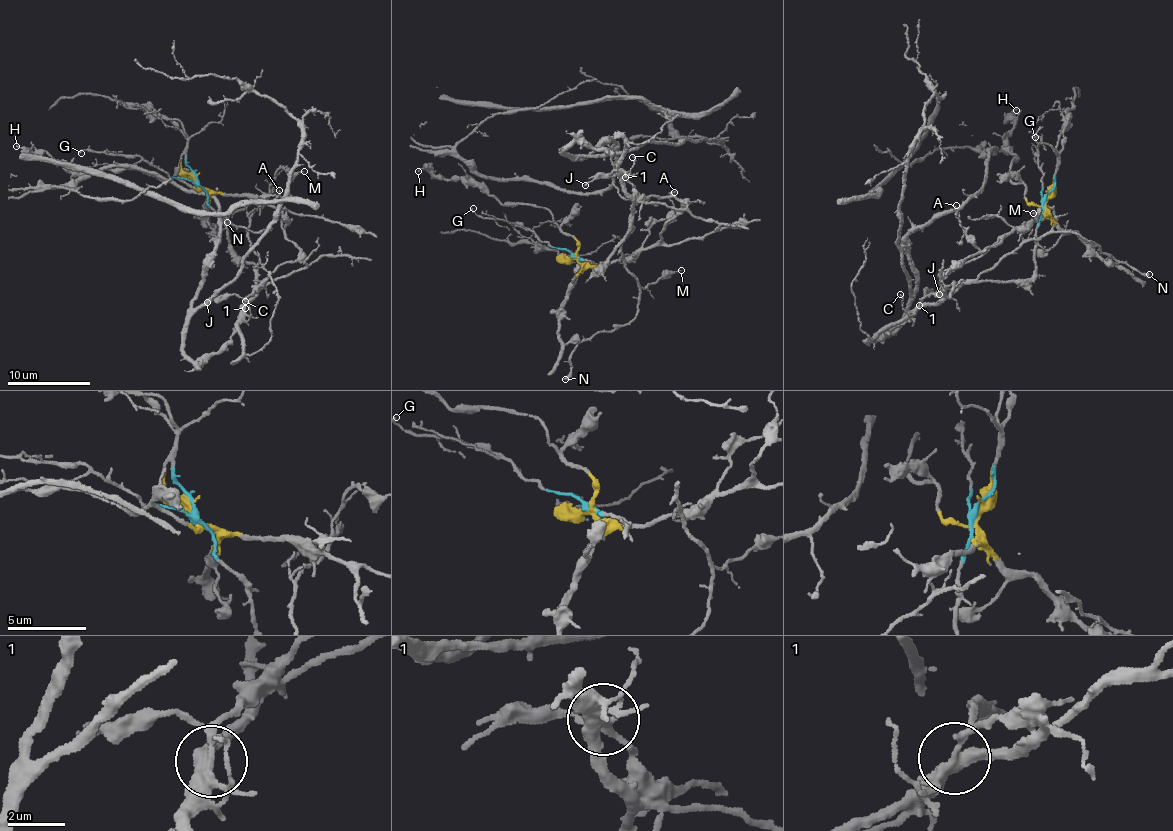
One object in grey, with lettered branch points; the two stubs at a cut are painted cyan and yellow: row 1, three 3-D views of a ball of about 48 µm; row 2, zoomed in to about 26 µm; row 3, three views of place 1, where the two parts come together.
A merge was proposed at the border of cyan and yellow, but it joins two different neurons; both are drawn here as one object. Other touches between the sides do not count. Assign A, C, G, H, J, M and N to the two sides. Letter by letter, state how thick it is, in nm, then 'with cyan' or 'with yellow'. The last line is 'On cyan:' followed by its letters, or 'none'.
A: 110 nm | with yellow
C: 120 nm | with yellow
G: 140 nm | with cyan
H: 160 nm | with yellow
J: 170 nm | with yellow
M: 110 nm | with cyan
N: 360 nm | with cyan
On cyan: G, M, N

